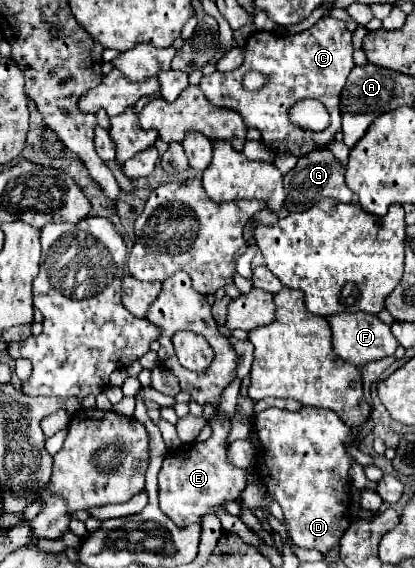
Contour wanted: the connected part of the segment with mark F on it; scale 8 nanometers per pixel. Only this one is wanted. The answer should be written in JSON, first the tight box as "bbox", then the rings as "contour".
{"bbox":[328,312,398,366],"contour":[[[354,312],[354,314],[334,314],[328,318],[330,328],[332,328],[332,348],[334,352],[354,364],[354,366],[364,366],[366,362],[372,360],[382,360],[386,356],[392,356],[394,350],[398,348],[396,338],[390,332],[390,326],[384,324],[378,316],[366,314],[366,312]]]}

